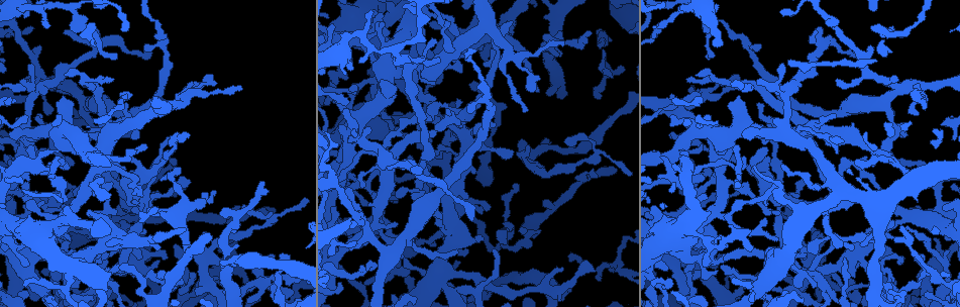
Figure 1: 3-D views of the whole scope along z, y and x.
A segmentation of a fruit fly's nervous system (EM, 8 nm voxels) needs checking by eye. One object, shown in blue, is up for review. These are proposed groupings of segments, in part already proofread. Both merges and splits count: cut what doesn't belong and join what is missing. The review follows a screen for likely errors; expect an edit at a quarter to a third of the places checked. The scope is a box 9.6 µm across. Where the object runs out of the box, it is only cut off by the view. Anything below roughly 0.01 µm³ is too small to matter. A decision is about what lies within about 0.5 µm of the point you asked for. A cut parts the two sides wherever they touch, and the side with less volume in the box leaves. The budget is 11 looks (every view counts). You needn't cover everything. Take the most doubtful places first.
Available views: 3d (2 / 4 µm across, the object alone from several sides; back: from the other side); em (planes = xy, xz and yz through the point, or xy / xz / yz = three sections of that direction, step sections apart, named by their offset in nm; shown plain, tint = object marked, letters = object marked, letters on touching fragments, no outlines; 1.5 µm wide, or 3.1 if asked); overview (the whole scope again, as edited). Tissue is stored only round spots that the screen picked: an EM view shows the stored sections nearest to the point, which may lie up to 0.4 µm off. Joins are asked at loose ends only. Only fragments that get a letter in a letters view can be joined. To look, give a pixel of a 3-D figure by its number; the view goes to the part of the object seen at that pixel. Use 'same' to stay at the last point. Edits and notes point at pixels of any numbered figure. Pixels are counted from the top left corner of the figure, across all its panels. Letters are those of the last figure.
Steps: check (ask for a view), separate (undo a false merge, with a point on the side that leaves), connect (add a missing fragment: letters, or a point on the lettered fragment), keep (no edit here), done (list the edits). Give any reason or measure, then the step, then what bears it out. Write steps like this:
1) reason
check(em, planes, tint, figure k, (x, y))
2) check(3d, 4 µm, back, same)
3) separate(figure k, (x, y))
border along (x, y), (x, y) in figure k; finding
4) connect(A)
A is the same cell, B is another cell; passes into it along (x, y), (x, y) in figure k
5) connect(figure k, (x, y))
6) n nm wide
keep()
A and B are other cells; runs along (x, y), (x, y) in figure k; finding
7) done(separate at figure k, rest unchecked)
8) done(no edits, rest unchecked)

sharp bend
check(3d, 2 µm, figure 1, (714, 248))

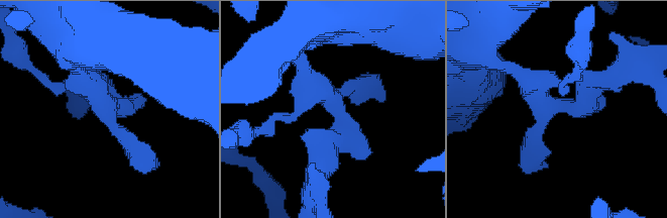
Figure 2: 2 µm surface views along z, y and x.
now the EM
check(em, yz, step 4, tint, figure 2, (107, 103))

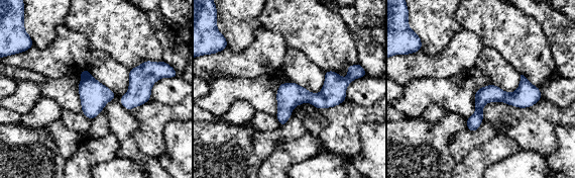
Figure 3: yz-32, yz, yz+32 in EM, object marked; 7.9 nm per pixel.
check(em, planes, letters, same)

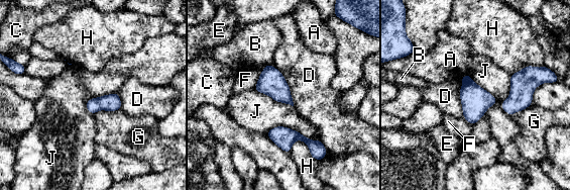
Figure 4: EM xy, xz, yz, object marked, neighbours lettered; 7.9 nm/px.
keep()
A, B, C, D, E, F, G, H and J are other cells; border along (271, 64), (288, 84), (294, 105) in figure 4; all the same neuron

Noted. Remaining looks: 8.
thin end
check(em, planes, letters, figure 1, (288, 254))

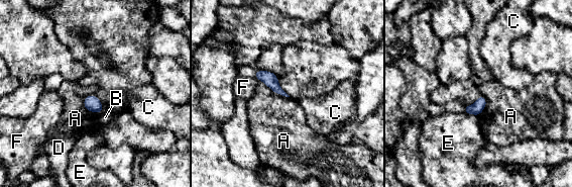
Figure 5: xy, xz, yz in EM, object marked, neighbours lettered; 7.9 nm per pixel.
keep()
A, B, C, D, E and F are other cells; border along (85, 96), (84, 106), (98, 113) in figure 5; none of them fits

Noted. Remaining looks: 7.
thin end
check(3d, 2 µm, figure 1, (599, 278))

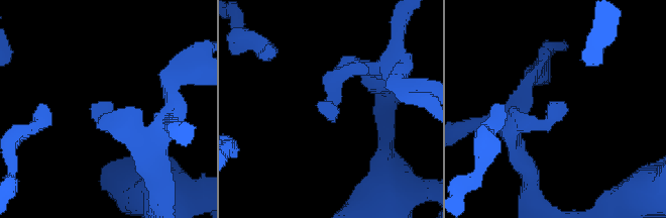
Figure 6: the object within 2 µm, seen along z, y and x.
check(em, planes, tint, figure 6, (334, 113))

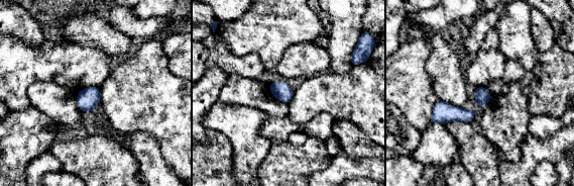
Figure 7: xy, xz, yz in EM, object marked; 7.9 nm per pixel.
see the neighbours
check(em, planes, letters, same)

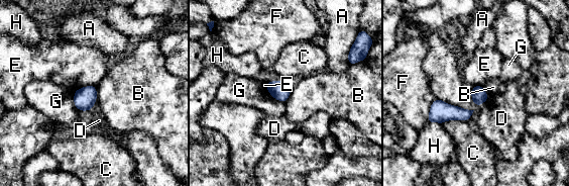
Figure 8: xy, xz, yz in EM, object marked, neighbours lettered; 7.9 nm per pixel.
keep()
A, B, C, D, E, F, G and H are other cells; border along (95, 86), (97, 100) in figure 8; no lettered fragment goes on from it

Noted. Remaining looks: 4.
branch stops here
check(em, xz, step 8, letters, figure 1, (897, 159))

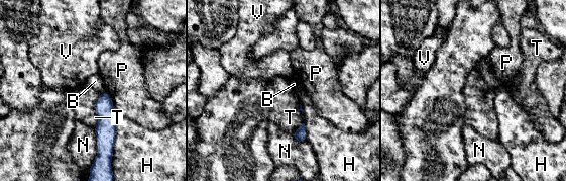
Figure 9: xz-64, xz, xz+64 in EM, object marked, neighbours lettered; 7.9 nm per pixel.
keep()
B, H, N, P, T and V are other cells; border along (106, 91), (116, 113) in figure 9; none of them fits

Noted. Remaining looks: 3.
branch stops here
check(3d, 4 µm, figure 1, (724, 266))

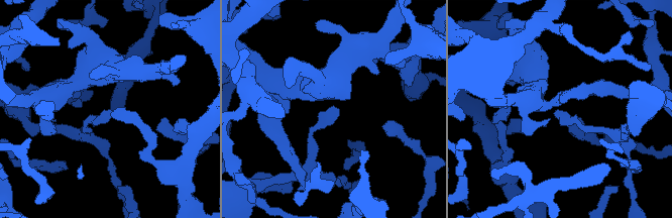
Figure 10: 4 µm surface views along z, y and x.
check(em, xy, step 8, tint, figure 10, (339, 109))

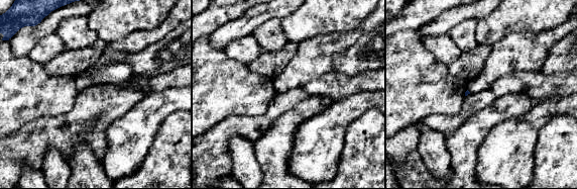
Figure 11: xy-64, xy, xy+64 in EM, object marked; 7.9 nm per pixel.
check(em, planes, letters, same)

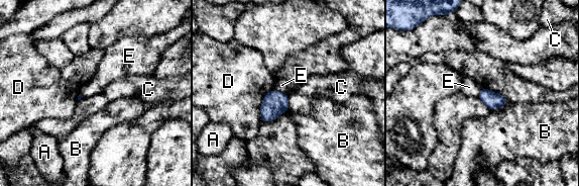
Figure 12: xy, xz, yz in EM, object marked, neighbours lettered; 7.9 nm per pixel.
keep()
A, B, C, D and E are other cells; border along (287, 95), (288, 110) in figure 12; no lettered fragment goes on from it

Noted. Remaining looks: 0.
done(no edits, rest unchecked)

